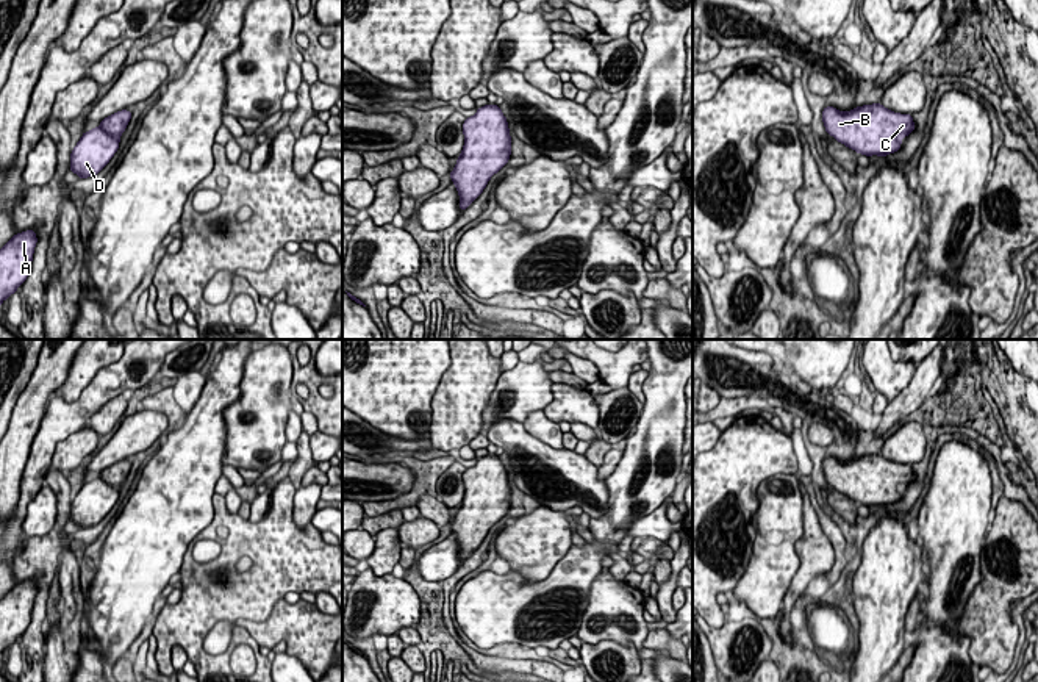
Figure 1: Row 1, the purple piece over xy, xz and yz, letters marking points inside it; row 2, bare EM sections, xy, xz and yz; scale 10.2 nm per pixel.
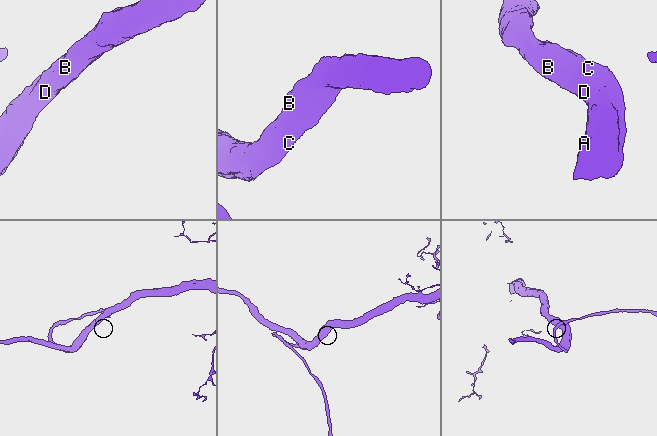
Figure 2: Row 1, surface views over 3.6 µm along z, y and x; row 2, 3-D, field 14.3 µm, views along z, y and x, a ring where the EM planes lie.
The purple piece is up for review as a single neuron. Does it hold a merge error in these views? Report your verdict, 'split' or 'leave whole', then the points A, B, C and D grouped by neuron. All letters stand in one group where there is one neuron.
leave whole | A B C D

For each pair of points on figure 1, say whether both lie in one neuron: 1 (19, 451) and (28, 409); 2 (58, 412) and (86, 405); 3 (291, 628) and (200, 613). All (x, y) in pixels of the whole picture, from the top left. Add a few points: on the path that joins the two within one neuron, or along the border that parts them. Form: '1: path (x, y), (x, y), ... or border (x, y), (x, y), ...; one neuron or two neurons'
1: path (19, 440), (25, 419); one neuron
2: path (64, 412), (80, 412); one neuron
3: border (274, 604), (264, 620), (241, 620); two neurons

